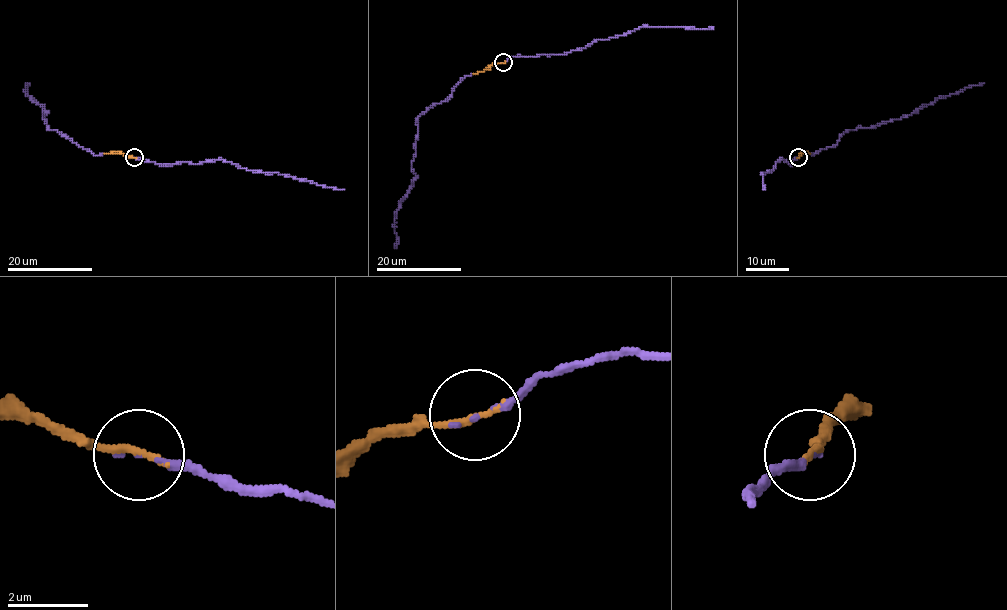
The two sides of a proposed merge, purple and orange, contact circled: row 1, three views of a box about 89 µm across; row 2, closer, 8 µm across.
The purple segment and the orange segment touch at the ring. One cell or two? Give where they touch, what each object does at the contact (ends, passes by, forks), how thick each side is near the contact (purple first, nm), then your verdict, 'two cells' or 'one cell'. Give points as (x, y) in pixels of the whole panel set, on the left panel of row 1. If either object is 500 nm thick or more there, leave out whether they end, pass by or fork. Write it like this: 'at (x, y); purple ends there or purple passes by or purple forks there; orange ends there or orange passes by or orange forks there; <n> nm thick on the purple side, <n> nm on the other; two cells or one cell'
at (134, 157); purple ends there; orange ends there; 130 nm thick on the purple side, 200 nm on the other; one cell

